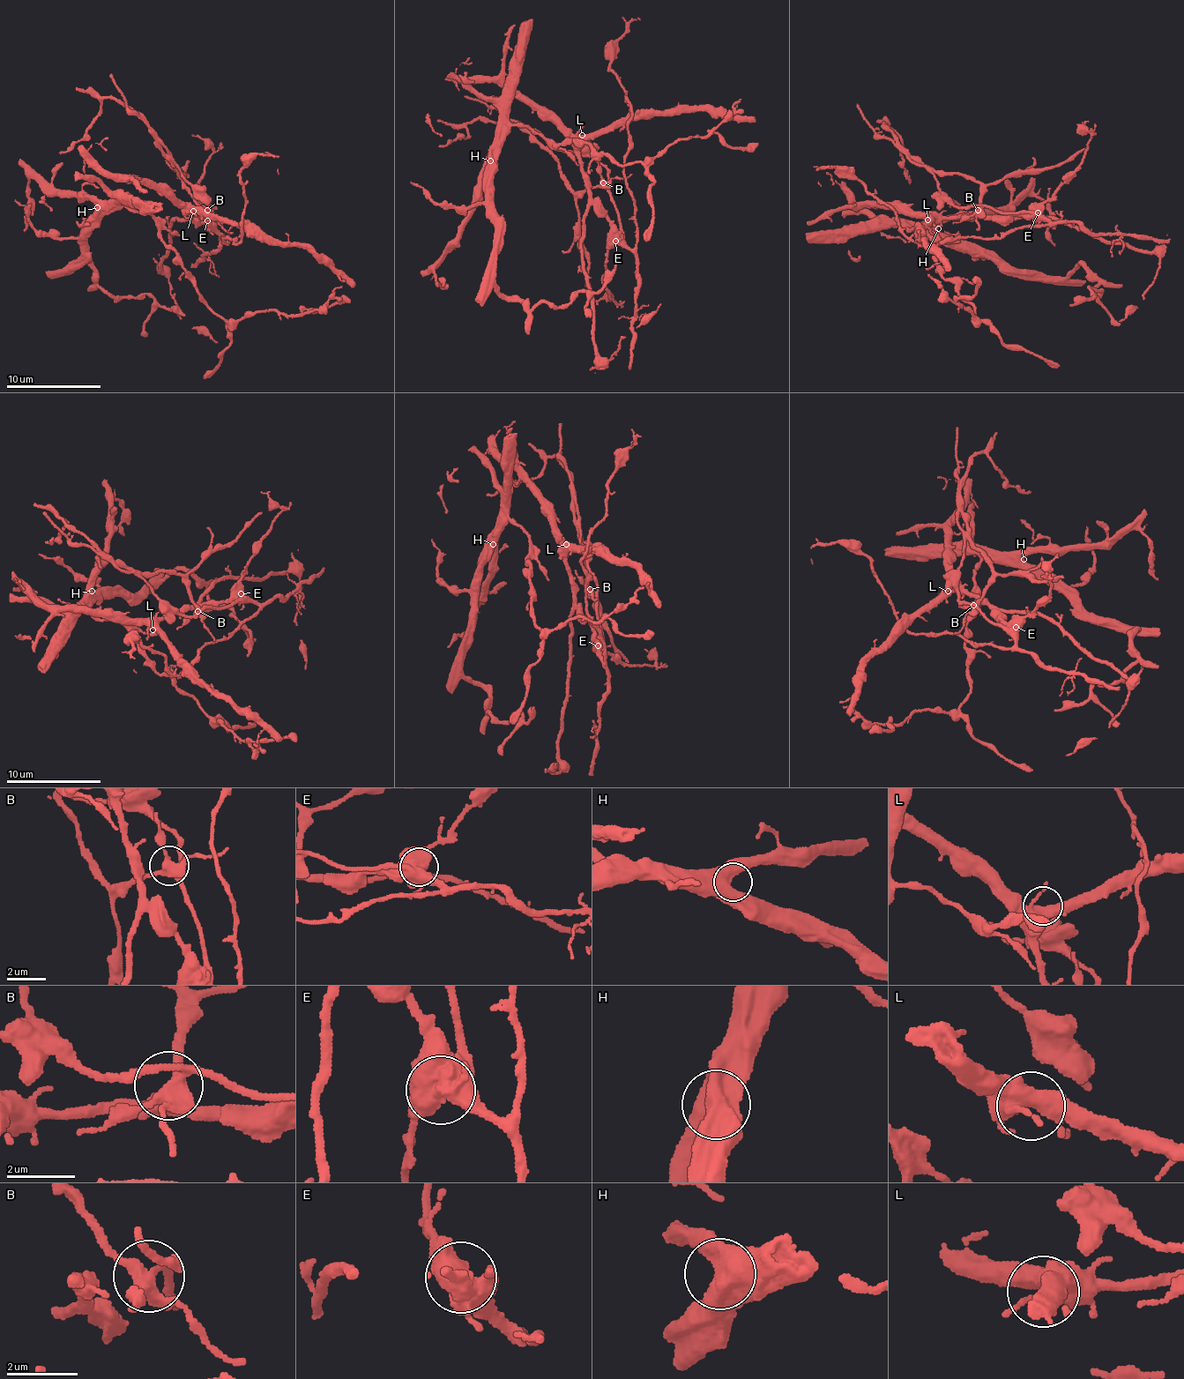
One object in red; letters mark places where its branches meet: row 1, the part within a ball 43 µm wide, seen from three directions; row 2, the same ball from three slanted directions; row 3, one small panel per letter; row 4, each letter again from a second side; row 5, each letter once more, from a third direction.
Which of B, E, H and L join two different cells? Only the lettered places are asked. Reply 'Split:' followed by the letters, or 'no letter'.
Split: B, E

